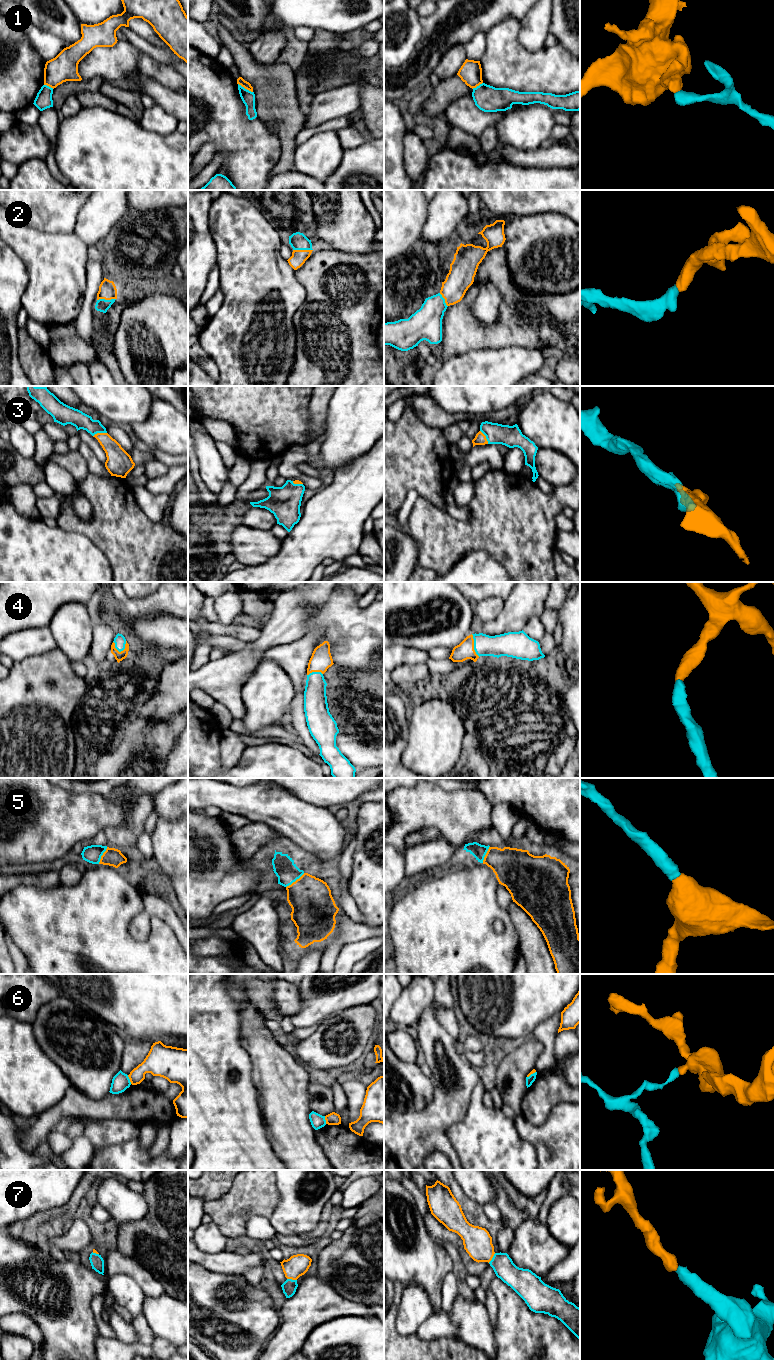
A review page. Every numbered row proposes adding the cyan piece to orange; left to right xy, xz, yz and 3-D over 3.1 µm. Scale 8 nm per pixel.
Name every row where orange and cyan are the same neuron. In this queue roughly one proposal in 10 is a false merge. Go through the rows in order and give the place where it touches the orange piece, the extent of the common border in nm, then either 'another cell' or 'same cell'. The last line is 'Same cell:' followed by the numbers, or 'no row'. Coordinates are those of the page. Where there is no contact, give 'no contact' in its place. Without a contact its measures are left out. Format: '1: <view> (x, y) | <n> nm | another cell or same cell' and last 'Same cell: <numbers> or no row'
1: xz (245, 88) | 140 nm | another cell
2: xz (303, 250) | 160 nm | same cell
3: xy (99, 433) | 120 nm | same cell
4: xy (116, 649) | 120 nm | same cell
5: xz (296, 880) | 190 nm | same cell
6: xy (129, 1078) | 80 nm | another cell
7: xz (292, 1279) | 80 nm | same cell
Same cell: 2, 3, 4, 5, 7

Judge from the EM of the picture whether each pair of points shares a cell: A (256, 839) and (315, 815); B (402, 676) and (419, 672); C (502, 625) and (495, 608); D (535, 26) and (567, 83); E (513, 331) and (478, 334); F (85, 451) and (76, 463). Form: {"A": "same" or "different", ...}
{"A": "different", "B": "same", "C": "different", "D": "different", "E": "same", "F": "different"}

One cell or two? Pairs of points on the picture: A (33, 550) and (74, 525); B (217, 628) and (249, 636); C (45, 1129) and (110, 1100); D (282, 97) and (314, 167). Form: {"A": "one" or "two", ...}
{"A": "two", "B": "one", "C": "one", "D": "two"}

